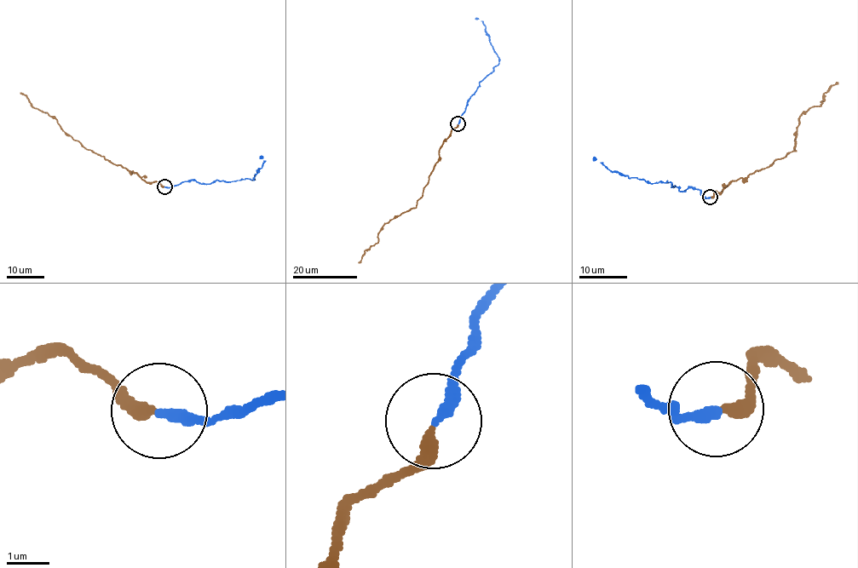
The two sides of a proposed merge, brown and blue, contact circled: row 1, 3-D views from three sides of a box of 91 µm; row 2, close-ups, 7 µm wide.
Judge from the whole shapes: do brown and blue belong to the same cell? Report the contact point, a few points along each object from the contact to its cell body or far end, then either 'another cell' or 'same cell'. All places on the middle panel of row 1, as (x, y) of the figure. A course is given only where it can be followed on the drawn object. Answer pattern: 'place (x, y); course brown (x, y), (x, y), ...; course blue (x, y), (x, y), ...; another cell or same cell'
place (457, 123); course brown (457, 124), (440, 149), (439, 161), (417, 207), (385, 223), (378, 241), (365, 250), (359, 263); course blue (457, 123), (468, 100), (479, 83), (498, 64), (498, 57), (486, 27), (475, 18); another cell

